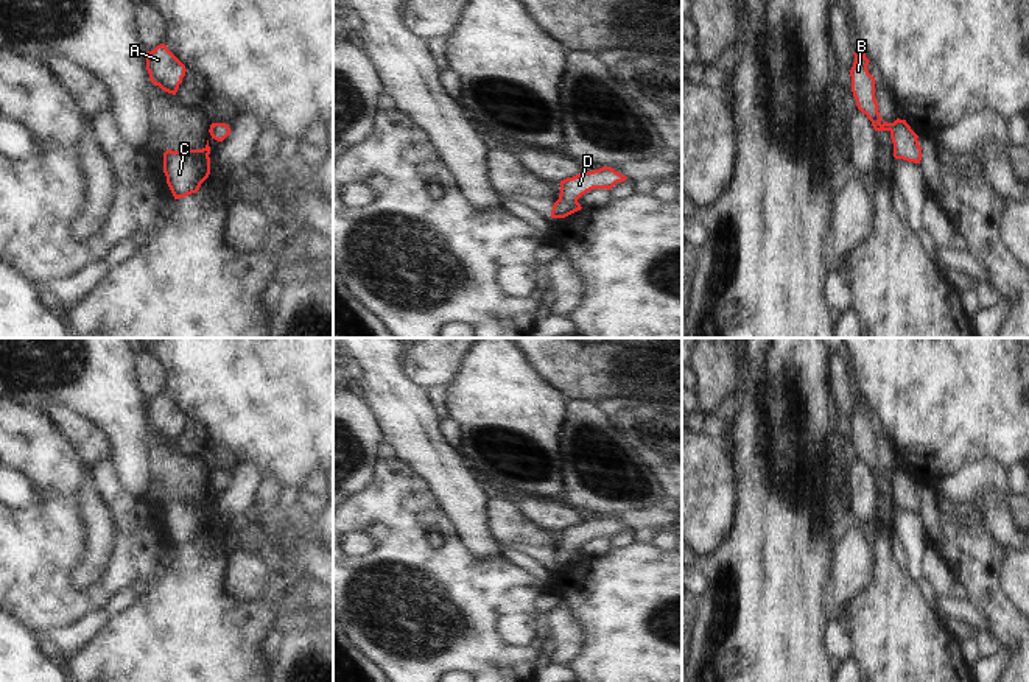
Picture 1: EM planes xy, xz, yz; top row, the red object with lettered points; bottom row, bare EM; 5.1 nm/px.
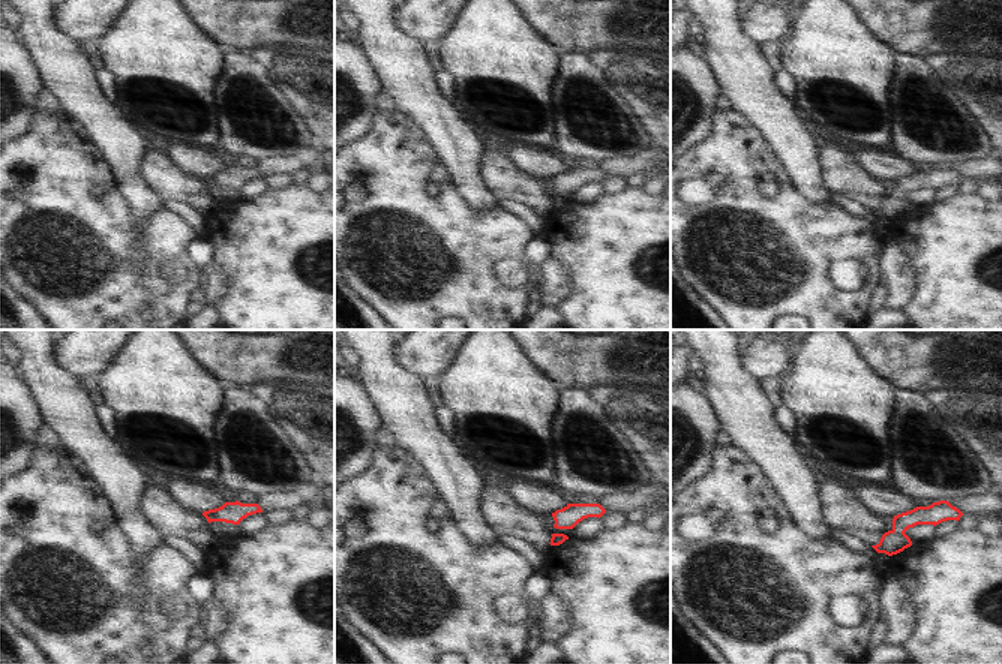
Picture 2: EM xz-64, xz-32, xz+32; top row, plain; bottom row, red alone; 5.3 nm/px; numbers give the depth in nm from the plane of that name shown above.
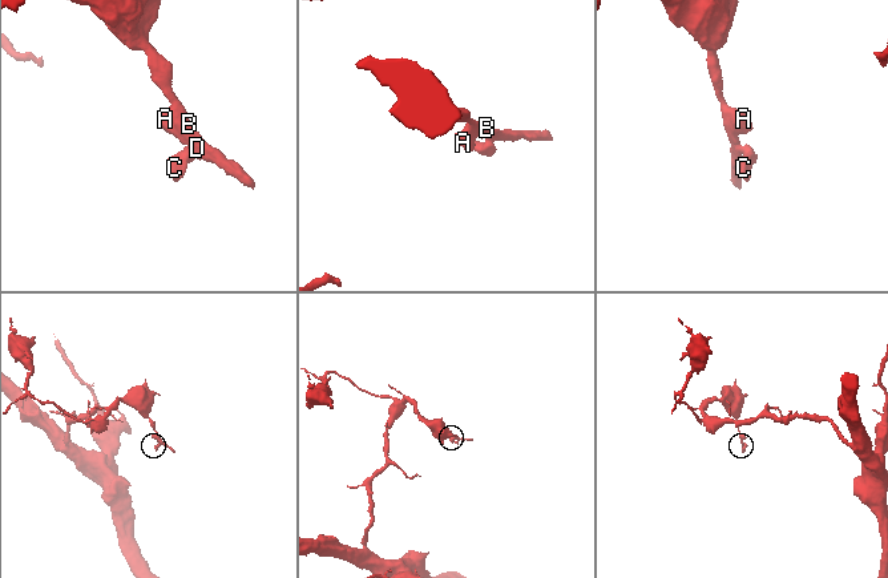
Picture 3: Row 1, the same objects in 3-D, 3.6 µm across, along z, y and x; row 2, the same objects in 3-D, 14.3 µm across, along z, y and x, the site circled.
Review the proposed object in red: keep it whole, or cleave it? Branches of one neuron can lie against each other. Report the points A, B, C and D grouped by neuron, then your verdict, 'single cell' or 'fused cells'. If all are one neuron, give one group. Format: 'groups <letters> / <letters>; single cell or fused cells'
groups A B C D; single cell

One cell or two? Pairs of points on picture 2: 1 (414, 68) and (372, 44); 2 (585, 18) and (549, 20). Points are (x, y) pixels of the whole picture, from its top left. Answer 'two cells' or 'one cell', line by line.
1: one cell
2: one cell

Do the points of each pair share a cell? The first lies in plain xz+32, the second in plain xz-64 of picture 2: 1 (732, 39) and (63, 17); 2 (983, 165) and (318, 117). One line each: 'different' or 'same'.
1: different
2: different

